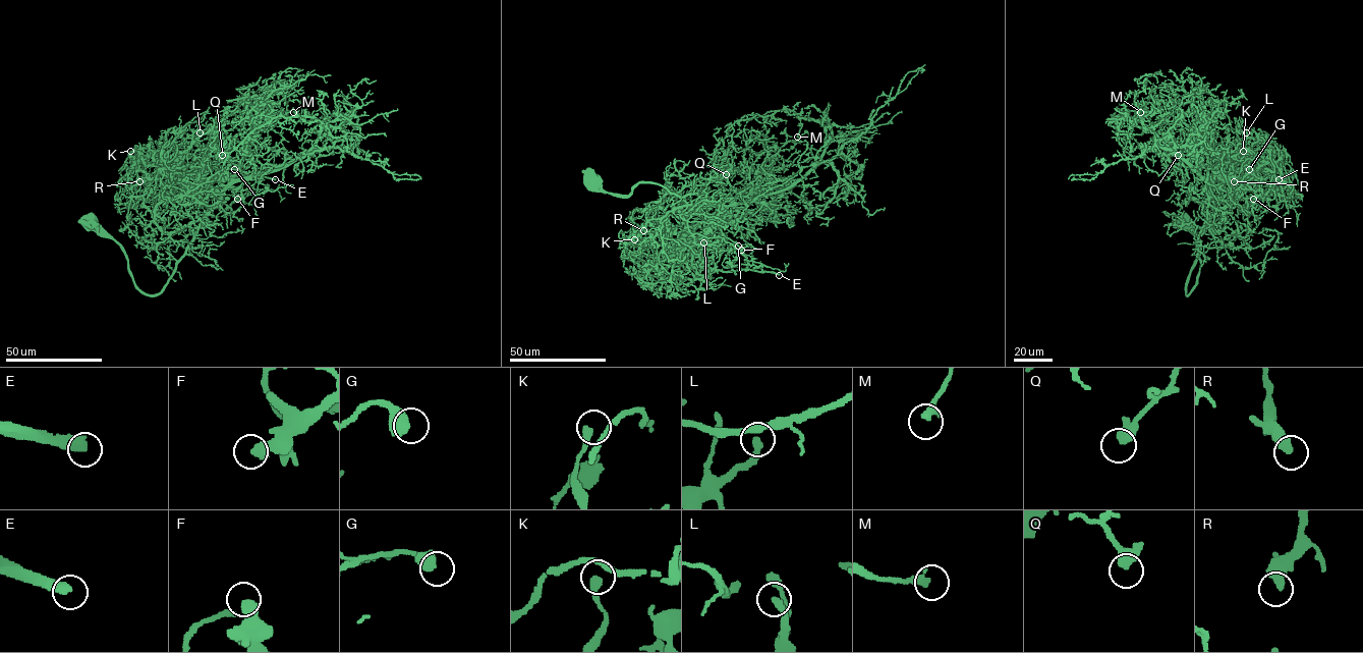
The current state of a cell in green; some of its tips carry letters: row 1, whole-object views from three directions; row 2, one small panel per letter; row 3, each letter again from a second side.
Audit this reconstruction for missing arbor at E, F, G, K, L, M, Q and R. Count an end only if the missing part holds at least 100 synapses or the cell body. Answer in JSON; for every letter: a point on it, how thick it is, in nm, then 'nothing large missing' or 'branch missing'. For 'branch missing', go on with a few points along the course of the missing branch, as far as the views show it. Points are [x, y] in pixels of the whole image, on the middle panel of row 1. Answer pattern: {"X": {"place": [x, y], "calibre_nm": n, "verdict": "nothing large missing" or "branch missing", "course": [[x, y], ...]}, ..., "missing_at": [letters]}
{"E": {"place": [779, 275], "calibre_nm": 440, "verdict": "branch missing", "course": [[779, 275], [804, 281], [837, 282], [838, 286], [826, 308], [844, 325]]}, "F": {"place": [741, 250], "calibre_nm": 440, "verdict": "nothing large missing"}, "G": {"place": [738, 246], "calibre_nm": 600, "verdict": "nothing large missing"}, "K": {"place": [634, 239], "calibre_nm": 320, "verdict": "nothing large missing"}, "L": {"place": [703, 242], "calibre_nm": 300, "verdict": "nothing large missing"}, "M": {"place": [797, 137], "calibre_nm": 320, "verdict": "nothing large missing"}, "Q": {"place": [726, 174], "calibre_nm": 360, "verdict": "nothing large missing"}, "R": {"place": [643, 230], "calibre_nm": 460, "verdict": "nothing large missing"}, "missing_at": ["E"]}

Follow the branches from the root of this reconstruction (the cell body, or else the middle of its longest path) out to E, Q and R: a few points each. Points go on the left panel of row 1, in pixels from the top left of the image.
E: (89, 221), (120, 247), (134, 284), (156, 294), (217, 201), (215, 188), (249, 195), (259, 175), (275, 179)
Q: (89, 221), (120, 247), (134, 284), (158, 293), (219, 196), (252, 172), (240, 143), (222, 139), (222, 155)
R: (89, 221), (120, 247), (134, 284), (159, 293), (219, 195), (160, 156), (136, 164), (139, 181)

